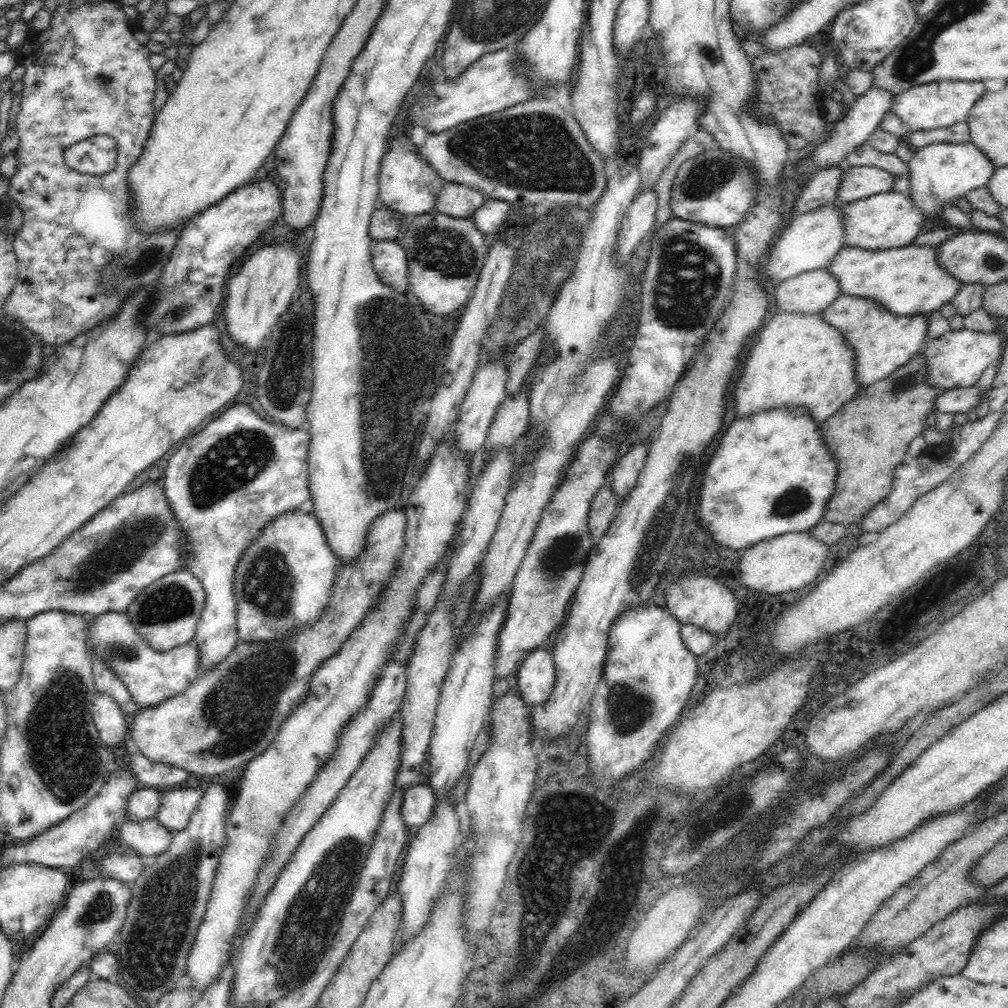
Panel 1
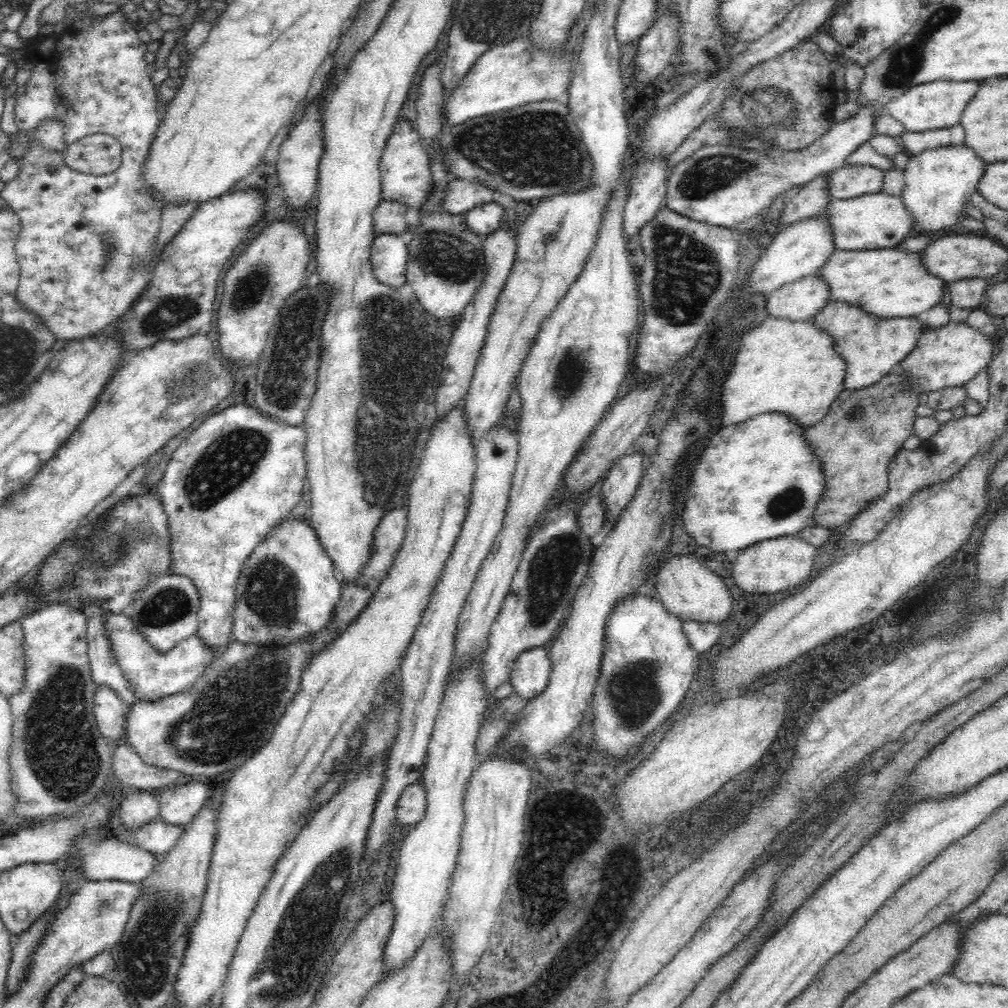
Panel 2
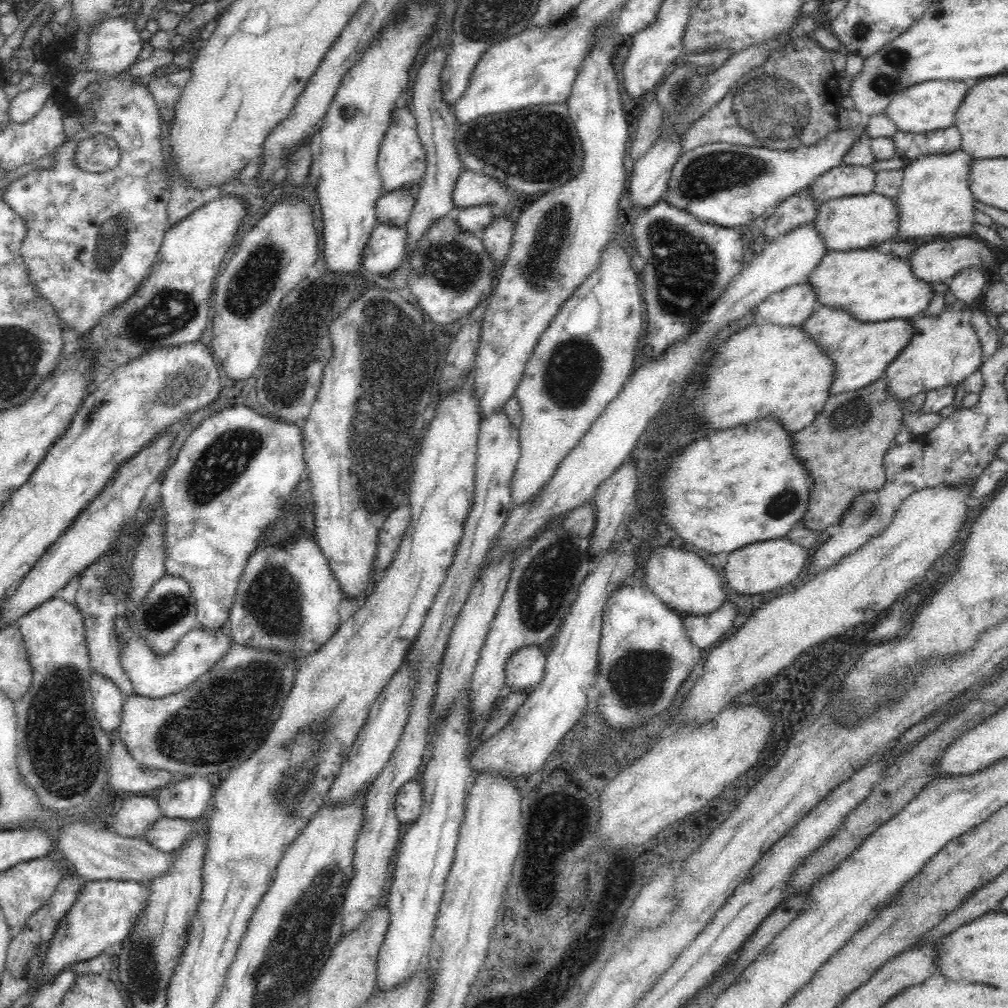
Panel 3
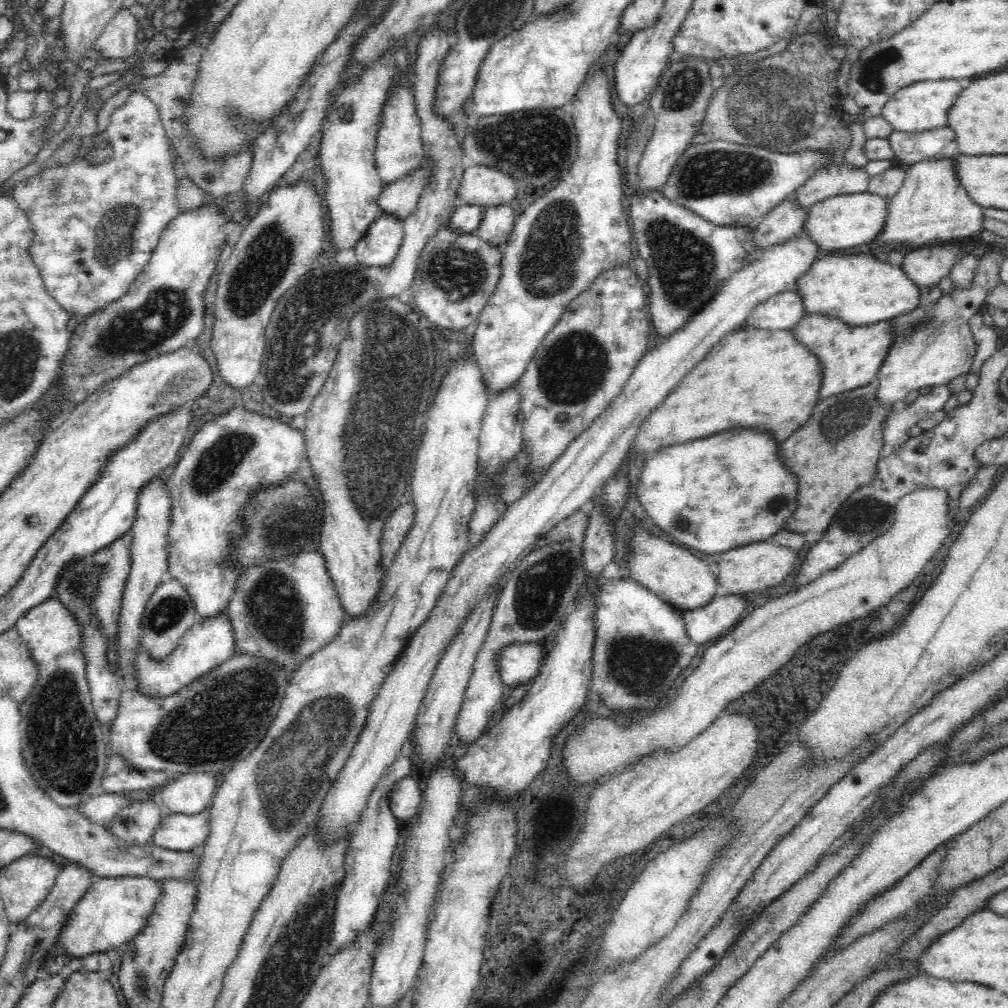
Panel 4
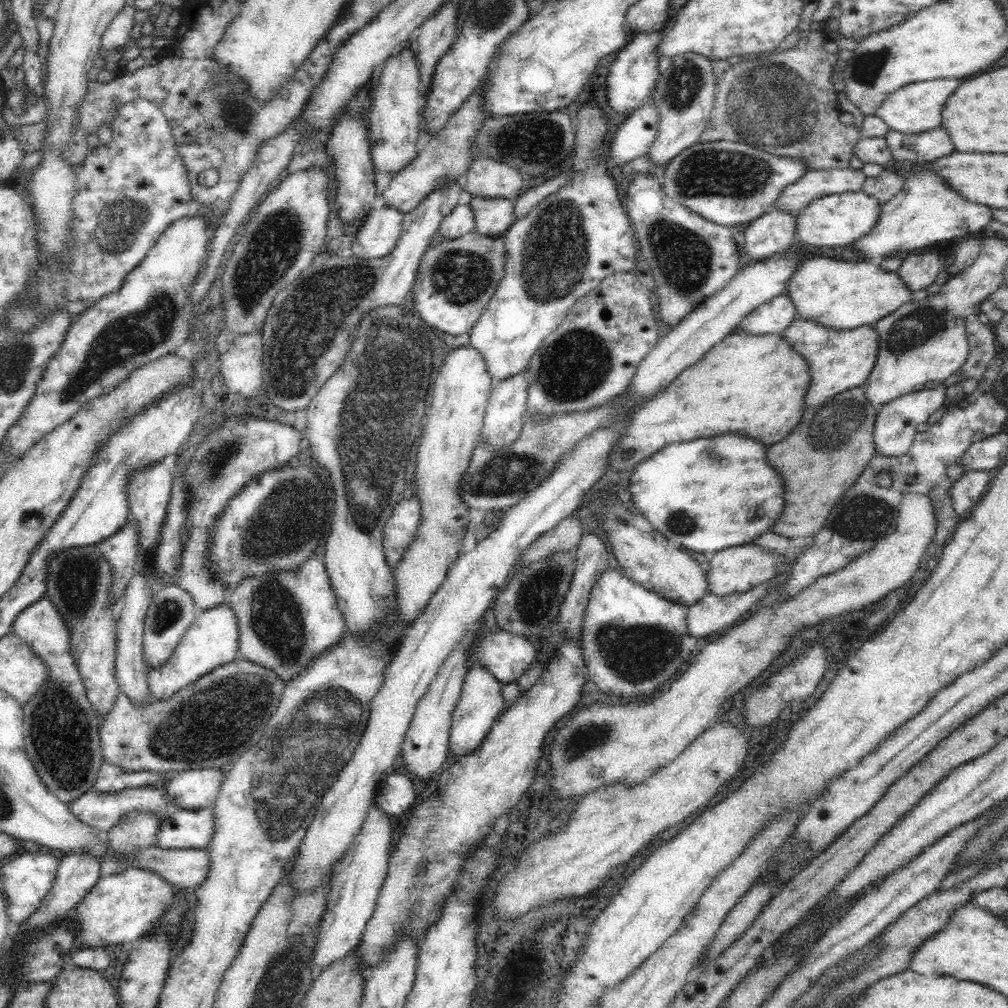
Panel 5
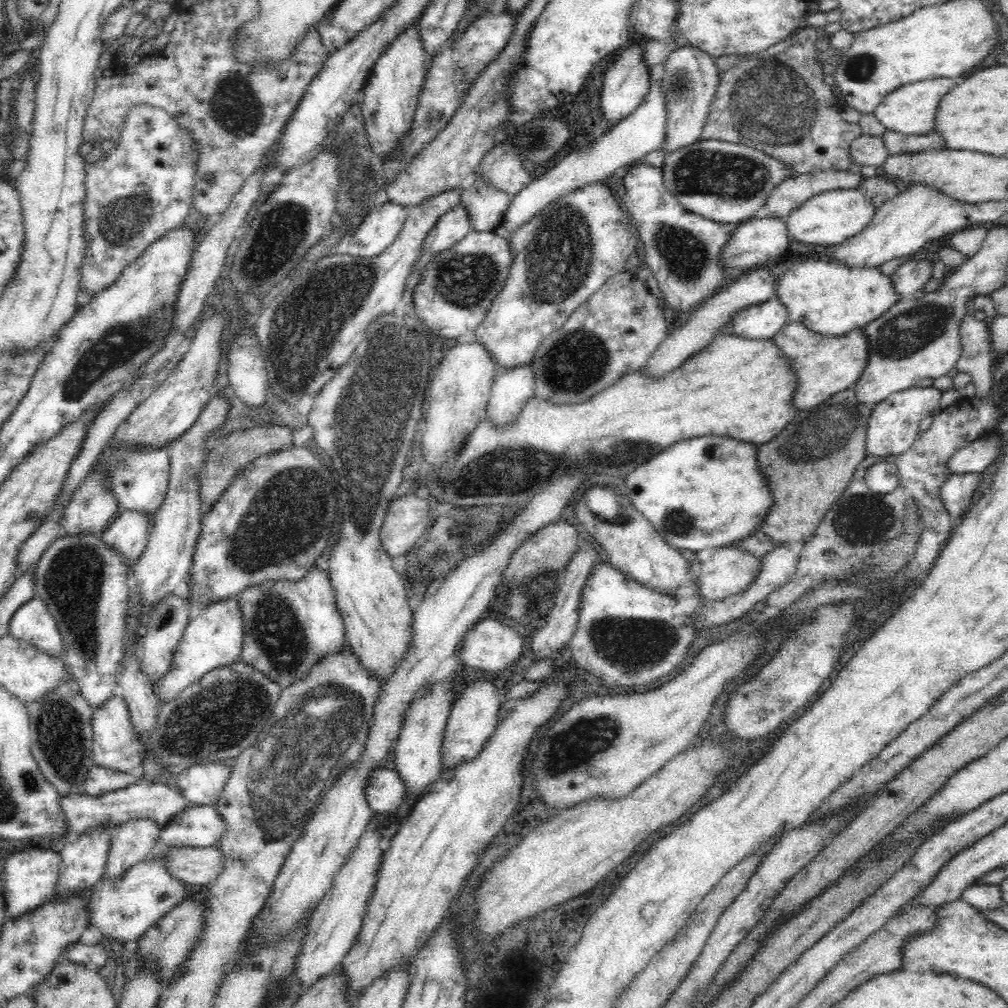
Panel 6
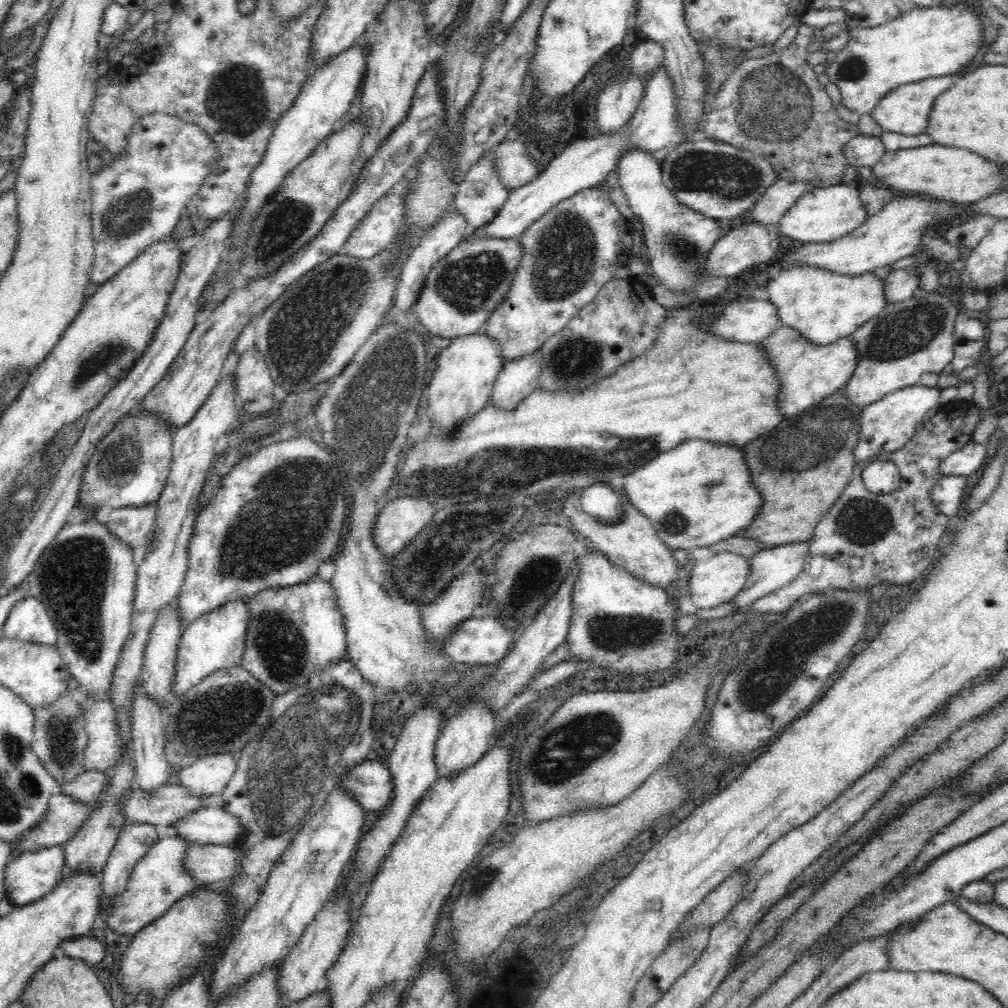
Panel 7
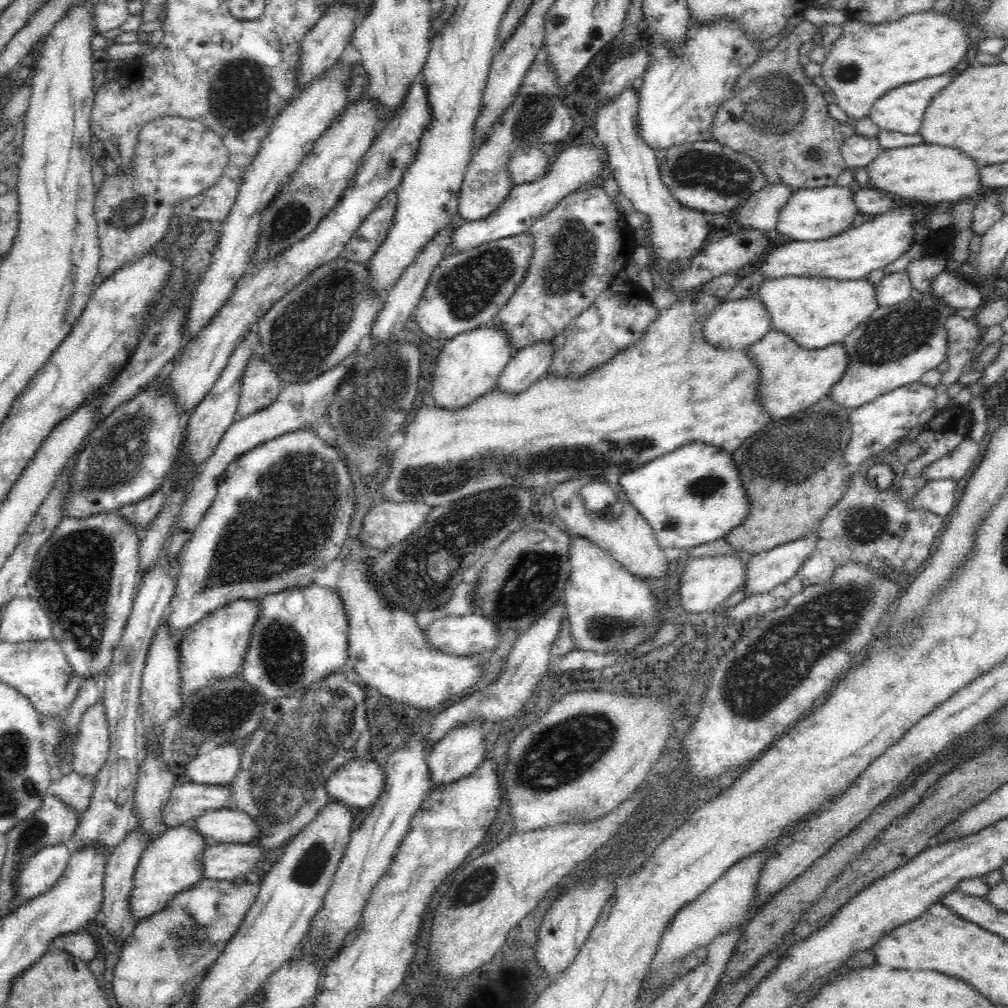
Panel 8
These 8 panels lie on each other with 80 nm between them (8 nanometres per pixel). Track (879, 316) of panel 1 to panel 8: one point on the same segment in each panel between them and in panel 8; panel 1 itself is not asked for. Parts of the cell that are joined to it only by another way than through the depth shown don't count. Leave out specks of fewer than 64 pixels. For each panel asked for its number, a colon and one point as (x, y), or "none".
2: (871, 347)
3: (861, 351)
4: (850, 357)
5: (838, 361)
6: (824, 366)
7: (807, 373)
8: (792, 378)

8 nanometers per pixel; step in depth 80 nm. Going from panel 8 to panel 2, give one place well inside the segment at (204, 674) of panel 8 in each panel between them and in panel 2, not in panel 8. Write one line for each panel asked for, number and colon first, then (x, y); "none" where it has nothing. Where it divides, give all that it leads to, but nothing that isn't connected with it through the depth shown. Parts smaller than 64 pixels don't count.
2: (151, 675)
3: (155, 676)
4: (209, 642)
5: (212, 640)
6: (213, 639)
7: (216, 641)

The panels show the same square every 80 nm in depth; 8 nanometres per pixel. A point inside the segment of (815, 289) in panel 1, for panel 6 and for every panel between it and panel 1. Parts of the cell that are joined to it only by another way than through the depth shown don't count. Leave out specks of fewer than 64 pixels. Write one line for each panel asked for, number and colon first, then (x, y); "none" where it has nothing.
2: (798, 301)
3: (790, 307)
4: (781, 312)
5: (773, 317)
6: (760, 322)

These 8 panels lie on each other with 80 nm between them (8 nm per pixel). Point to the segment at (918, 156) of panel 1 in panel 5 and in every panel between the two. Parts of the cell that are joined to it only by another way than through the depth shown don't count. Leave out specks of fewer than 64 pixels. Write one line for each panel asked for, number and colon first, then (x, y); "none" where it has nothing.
2: (938, 183)
3: (934, 200)
4: (931, 207)
5: (926, 210)

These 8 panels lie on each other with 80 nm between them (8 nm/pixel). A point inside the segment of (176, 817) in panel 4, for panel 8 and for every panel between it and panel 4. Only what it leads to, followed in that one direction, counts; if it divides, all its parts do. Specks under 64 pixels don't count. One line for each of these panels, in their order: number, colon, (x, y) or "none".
5: (182, 828)
6: (201, 825)
7: (210, 825)
8: (229, 824)

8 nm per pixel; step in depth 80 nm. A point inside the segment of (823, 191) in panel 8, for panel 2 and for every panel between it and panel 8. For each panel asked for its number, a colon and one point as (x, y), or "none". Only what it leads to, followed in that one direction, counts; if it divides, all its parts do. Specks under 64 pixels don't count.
2: (872, 221)
3: (848, 223)
4: (852, 219)
5: (838, 219)
6: (830, 217)
7: (825, 213)

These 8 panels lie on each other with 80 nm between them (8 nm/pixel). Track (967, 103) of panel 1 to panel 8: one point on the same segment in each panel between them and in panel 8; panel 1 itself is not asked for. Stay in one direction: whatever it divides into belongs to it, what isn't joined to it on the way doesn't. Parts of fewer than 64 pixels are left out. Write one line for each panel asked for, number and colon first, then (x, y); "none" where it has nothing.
2: (933, 105)
3: (927, 106)
4: (922, 106)
5: (916, 107)
6: (910, 109)
7: (905, 109)
8: (901, 109)

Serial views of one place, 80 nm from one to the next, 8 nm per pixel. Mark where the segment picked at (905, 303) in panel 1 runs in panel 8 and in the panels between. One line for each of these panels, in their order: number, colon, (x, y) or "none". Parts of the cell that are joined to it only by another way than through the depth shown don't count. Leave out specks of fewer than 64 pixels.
2: (888, 283)
3: (871, 286)
4: (859, 289)
5: (840, 295)
6: (830, 299)
7: (822, 307)
8: (815, 313)

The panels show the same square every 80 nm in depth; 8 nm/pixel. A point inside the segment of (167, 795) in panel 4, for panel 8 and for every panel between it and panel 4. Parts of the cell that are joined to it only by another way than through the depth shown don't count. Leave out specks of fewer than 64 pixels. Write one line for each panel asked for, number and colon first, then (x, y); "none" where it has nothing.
5: (193, 789)
6: (201, 784)
7: (209, 775)
8: (219, 765)

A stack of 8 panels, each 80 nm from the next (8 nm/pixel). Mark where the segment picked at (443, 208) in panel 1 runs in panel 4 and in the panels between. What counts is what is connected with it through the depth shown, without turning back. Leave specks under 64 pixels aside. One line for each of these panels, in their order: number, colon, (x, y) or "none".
2: (462, 195)
3: (472, 188)
4: (482, 185)

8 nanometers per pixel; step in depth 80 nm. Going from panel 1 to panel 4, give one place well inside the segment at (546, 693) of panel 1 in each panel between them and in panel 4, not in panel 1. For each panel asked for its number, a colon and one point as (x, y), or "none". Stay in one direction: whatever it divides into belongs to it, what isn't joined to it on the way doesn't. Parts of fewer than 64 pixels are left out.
2: (528, 676)
3: (523, 670)
4: (518, 662)

